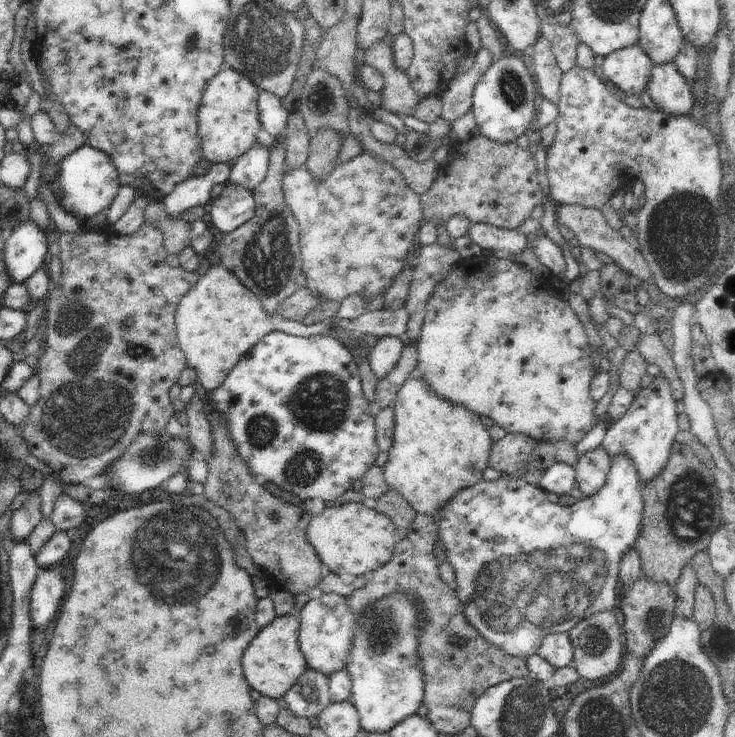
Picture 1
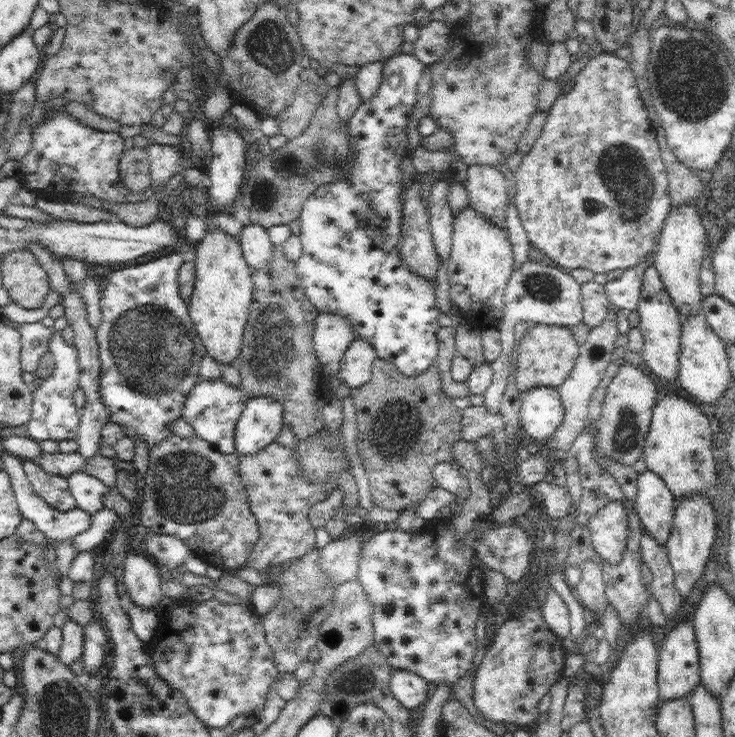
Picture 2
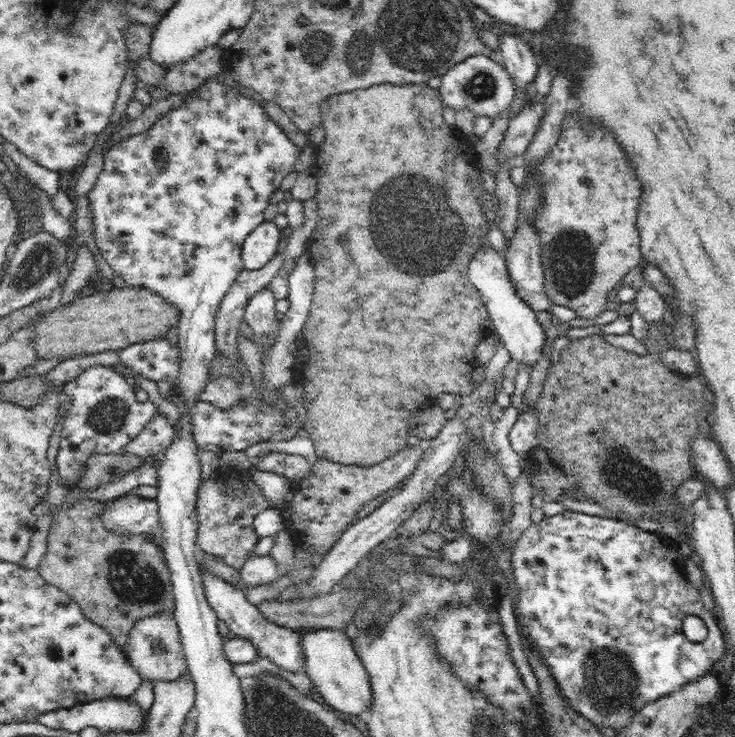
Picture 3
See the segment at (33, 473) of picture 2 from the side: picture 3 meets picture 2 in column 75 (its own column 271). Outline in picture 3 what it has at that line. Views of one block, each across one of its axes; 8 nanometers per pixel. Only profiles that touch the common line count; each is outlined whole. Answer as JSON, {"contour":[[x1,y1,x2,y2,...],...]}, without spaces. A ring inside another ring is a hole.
{"contour":[[240,472,240,478,246,478,250,484,250,492,252,496,246,498,234,498,230,494,226,494,220,486,220,482,216,480,202,480,200,488,198,488,198,536,196,536,196,544,204,550,206,556,216,558,218,562,230,566,236,572,244,570,244,564,248,560,254,558,254,548,260,542,256,530,254,530,254,520,260,512,264,512,266,508,272,508,272,504,264,498,262,490,252,482,250,472]]}

